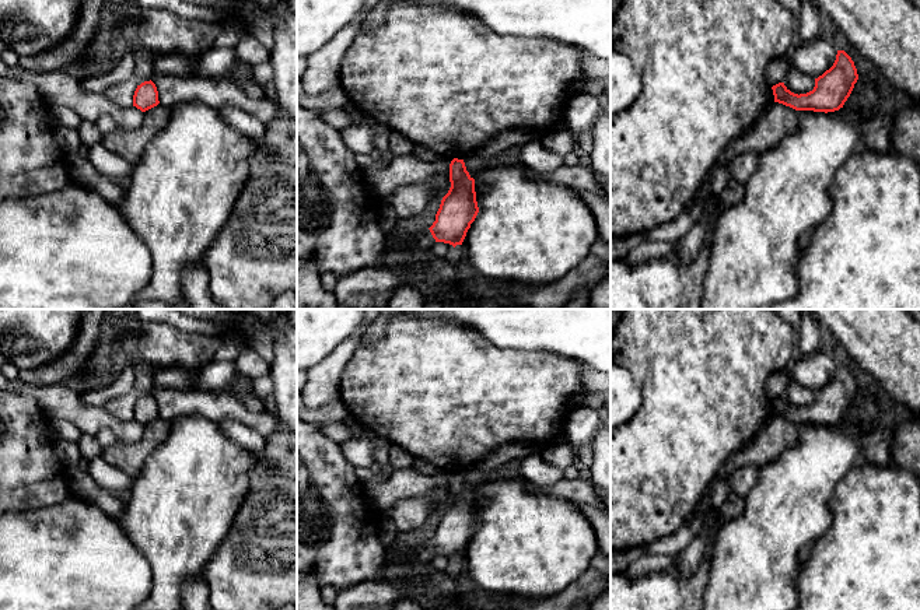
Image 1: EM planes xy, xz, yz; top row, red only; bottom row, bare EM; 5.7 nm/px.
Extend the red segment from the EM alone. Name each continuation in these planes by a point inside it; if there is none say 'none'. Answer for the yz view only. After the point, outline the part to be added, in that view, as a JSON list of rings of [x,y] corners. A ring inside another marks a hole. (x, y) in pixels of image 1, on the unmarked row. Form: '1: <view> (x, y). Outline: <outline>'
none

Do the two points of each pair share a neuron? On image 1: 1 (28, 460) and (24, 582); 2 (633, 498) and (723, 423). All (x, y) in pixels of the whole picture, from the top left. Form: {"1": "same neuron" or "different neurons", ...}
{"1": "different neurons", "2": "same neuron"}

